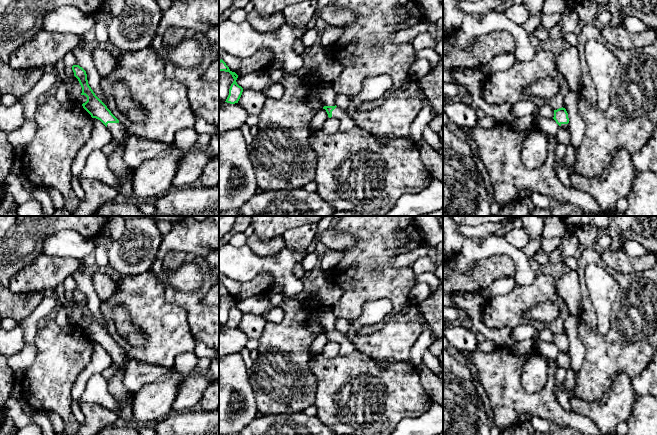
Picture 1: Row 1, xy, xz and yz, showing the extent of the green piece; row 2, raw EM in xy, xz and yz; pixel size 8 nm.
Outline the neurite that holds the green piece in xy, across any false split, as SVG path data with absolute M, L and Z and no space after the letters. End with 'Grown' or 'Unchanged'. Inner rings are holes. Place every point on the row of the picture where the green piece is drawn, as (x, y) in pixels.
M73 65L72 70L82 87L81 95L87 97L87 101L82 104L83 108L92 118L100 120L109 129L113 140L118 144L118 148L107 157L110 170L117 178L123 175L133 175L134 170L125 163L123 158L126 134L128 133L127 128L119 122L107 106L95 95L88 84L86 71L79 65Z. Grown

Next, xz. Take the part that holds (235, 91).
M222 59L219 61L219 71L229 72L234 79L233 83L230 86L229 95L225 102L230 104L238 103L243 92L243 88L236 82L238 75L235 72L232 72Z. Unchanged

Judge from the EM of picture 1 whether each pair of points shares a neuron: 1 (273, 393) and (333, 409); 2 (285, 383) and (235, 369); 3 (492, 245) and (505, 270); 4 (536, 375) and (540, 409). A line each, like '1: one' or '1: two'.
1: two
2: two
3: two
4: two

